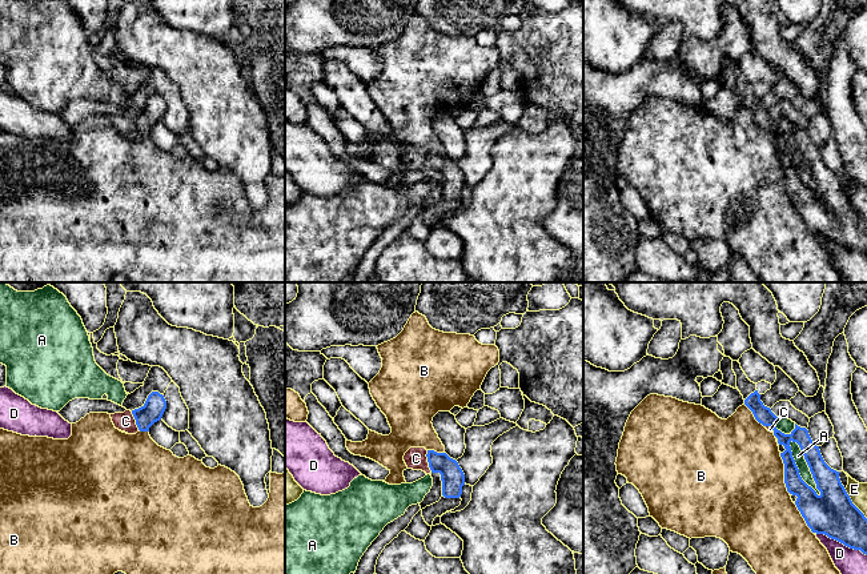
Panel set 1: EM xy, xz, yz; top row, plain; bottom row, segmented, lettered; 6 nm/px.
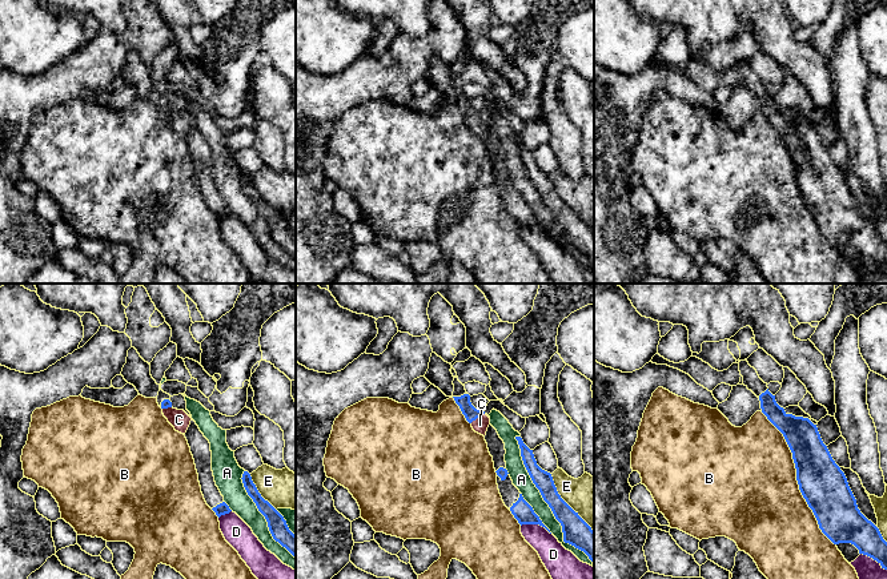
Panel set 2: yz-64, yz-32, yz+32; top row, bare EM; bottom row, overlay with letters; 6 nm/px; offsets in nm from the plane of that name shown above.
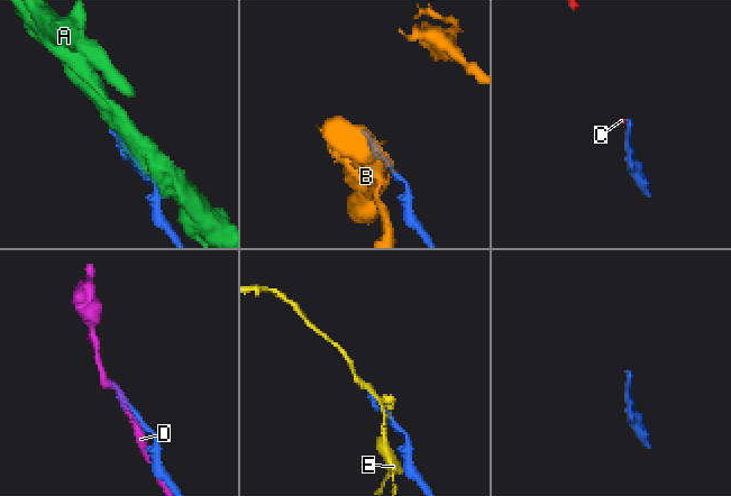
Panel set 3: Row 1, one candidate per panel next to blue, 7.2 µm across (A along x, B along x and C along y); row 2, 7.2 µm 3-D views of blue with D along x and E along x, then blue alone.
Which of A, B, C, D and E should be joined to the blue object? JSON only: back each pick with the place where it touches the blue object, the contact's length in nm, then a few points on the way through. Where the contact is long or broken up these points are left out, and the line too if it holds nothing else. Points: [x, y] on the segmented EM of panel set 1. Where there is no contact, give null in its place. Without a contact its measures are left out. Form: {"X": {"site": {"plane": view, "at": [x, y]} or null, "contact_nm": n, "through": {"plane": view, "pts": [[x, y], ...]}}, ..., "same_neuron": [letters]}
{"C": {"site": {"plane": "xz", "at": [428, 461]}, "contact_nm": 140, "through": {"plane": "xz", "pts": [[452, 476], [438, 462], [428, 461], [416, 458]]}}, "same_neuron": ["C"]}

